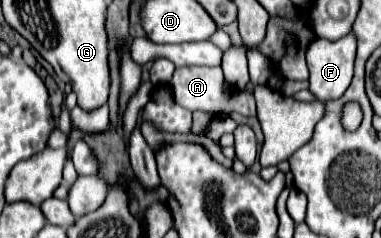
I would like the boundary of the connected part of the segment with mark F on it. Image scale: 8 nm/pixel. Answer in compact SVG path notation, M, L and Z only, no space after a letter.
M348 34L336 42L318 38L306 52L310 68L308 90L316 100L326 102L340 98L352 81L356 58L354 34Z

